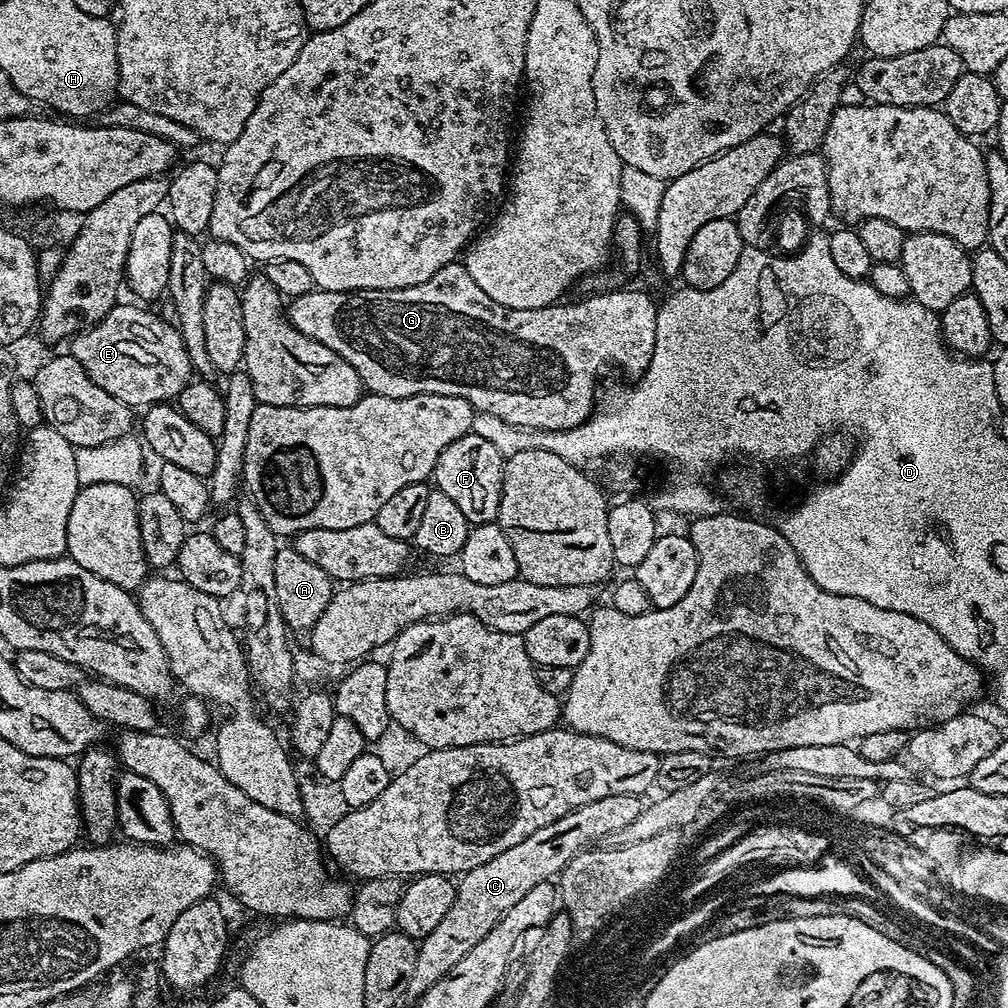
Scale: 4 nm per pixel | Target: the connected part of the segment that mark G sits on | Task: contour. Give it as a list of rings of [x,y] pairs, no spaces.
[[[453,262],[442,266],[442,270],[438,270],[438,274],[434,274],[434,278],[426,278],[426,282],[418,282],[418,286],[406,286],[394,290],[358,290],[357,292],[313,290],[295,297],[287,305],[286,315],[295,328],[302,330],[302,334],[306,334],[308,338],[314,338],[314,342],[322,342],[322,346],[330,346],[330,350],[334,350],[334,354],[346,358],[346,362],[350,362],[350,366],[354,366],[354,370],[358,370],[360,381],[364,383],[365,389],[369,393],[390,398],[410,398],[414,394],[442,394],[454,398],[466,398],[476,412],[494,414],[494,418],[502,418],[502,422],[506,422],[513,428],[565,432],[567,429],[564,426],[564,400],[560,400],[560,396],[564,396],[564,392],[560,392],[560,384],[564,384],[564,380],[568,380],[568,372],[572,372],[572,368],[568,368],[568,364],[576,364],[576,360],[572,360],[572,356],[580,356],[580,360],[588,360],[588,356],[592,356],[592,360],[596,360],[596,356],[600,356],[600,360],[604,360],[604,352],[612,352],[612,348],[616,348],[616,344],[624,344],[624,320],[616,320],[616,312],[612,312],[612,308],[608,308],[608,304],[612,304],[612,300],[624,300],[624,296],[609,296],[605,290],[585,295],[584,298],[588,304],[583,304],[581,299],[577,299],[572,304],[557,302],[534,310],[514,310],[494,302],[490,298],[490,294],[484,293],[478,287],[478,282],[474,282],[474,278],[470,278],[463,263]]]

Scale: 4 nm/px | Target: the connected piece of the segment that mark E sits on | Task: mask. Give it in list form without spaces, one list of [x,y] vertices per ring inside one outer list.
[[[118,302],[95,327],[77,333],[69,343],[70,354],[82,363],[83,369],[98,386],[102,386],[102,390],[106,390],[106,394],[114,394],[118,402],[126,402],[133,410],[144,410],[154,404],[175,401],[194,376],[180,331],[171,321],[168,323],[144,309],[147,307],[124,303]]]

